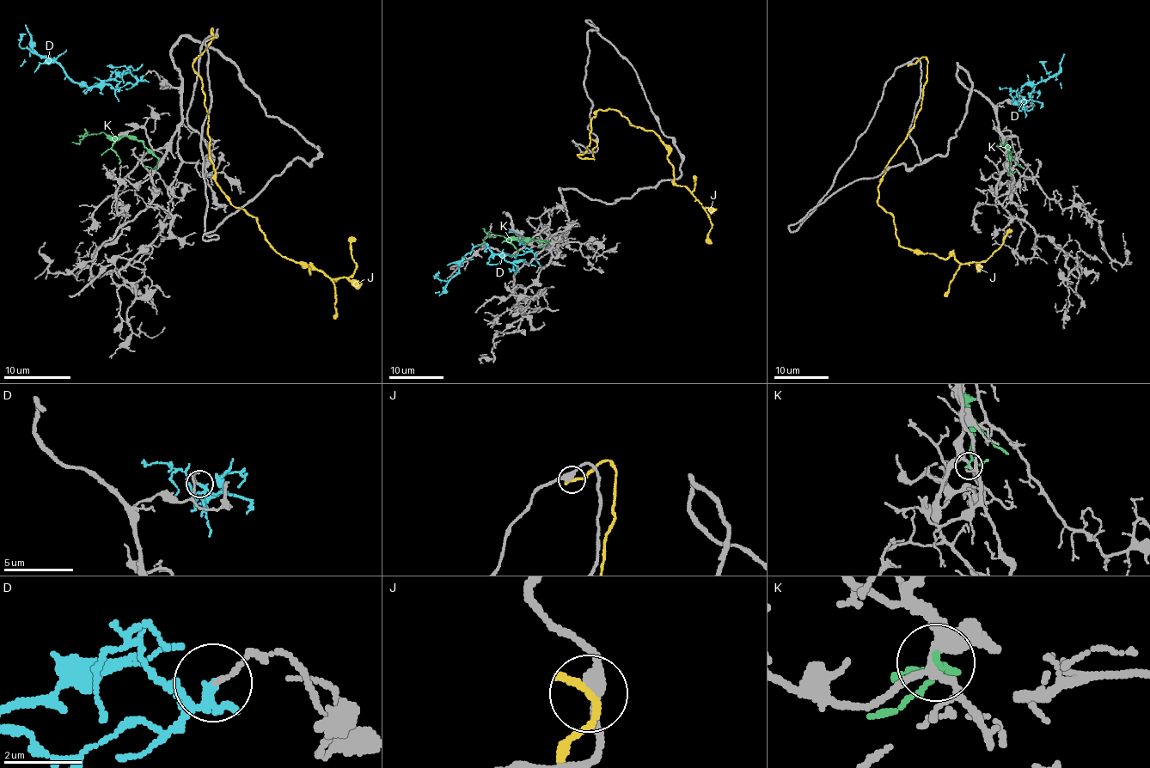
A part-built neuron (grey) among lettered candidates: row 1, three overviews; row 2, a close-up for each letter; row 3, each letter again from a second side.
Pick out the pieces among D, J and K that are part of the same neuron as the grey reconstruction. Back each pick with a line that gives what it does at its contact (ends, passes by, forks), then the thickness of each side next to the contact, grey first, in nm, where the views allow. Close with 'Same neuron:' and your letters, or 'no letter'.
Same neuron: no letter

